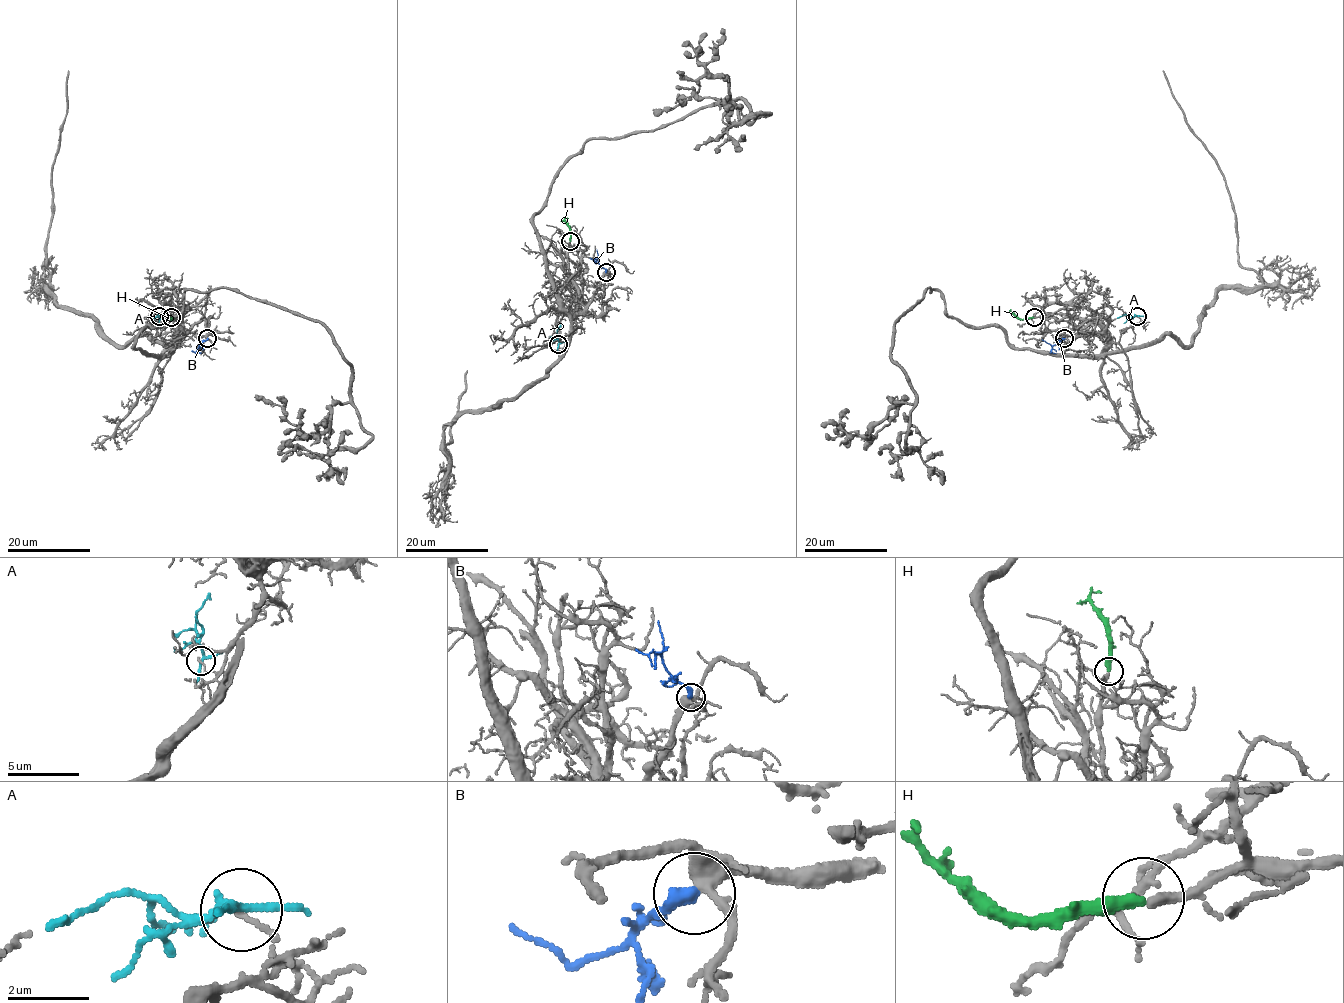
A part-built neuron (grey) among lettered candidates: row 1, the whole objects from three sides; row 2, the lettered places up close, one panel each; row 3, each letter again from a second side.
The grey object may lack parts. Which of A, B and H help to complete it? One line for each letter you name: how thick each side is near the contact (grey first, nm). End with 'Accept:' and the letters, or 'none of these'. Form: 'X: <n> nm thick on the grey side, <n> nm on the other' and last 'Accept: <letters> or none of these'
B: 360 nm thick on the grey side, 340 nm on the other
H: 300 nm thick on the grey side, 360 nm on the other
Accept: B, H

